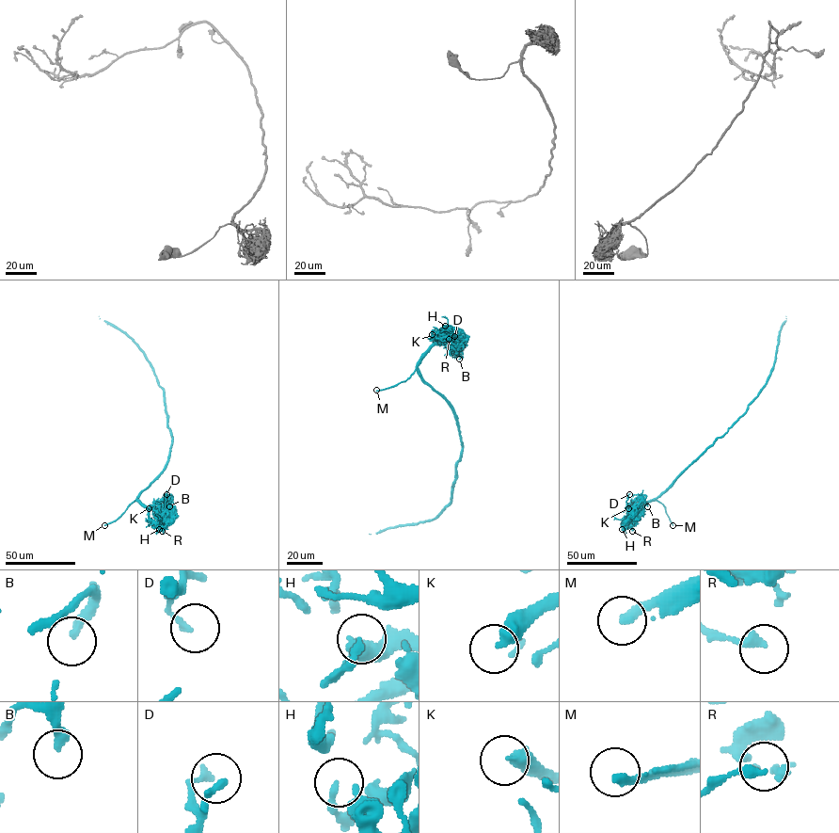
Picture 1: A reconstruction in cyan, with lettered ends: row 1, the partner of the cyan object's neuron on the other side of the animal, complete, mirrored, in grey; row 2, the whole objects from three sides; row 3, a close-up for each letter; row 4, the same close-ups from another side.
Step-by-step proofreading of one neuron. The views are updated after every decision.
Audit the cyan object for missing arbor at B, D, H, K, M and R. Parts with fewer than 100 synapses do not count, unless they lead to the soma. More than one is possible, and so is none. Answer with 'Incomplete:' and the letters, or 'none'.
Incomplete: M

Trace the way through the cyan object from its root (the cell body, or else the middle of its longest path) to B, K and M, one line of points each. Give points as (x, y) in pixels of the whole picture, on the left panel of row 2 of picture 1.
B: (171, 436), (168, 461), (137, 498), (148, 507), (163, 510), (169, 506)
K: (171, 436), (168, 461), (137, 498), (148, 507), (154, 504), (149, 508)
M: (171, 436), (170, 456), (163, 471), (119, 516), (104, 525)

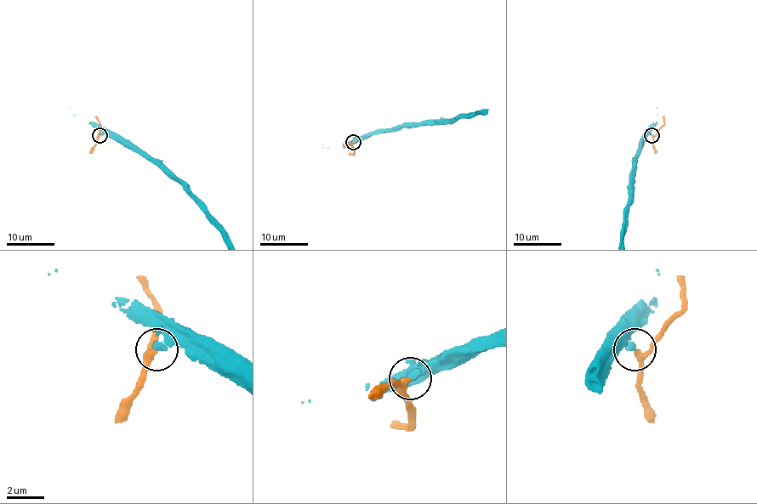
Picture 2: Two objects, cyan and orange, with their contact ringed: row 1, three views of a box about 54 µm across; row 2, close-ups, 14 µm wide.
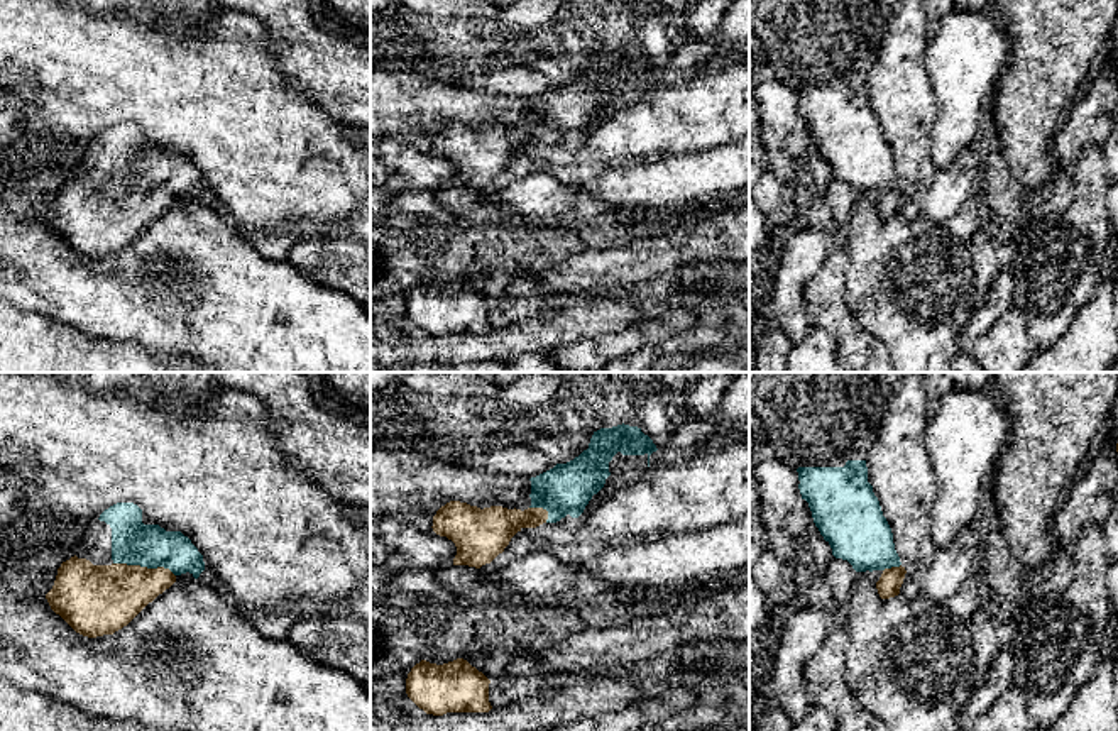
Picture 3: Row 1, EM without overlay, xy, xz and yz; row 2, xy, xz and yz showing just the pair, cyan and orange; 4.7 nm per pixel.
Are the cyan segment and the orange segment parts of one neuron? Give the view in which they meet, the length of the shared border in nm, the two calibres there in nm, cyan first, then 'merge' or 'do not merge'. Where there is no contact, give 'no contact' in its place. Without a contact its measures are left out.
meets cyan in xy; contact 300 nm long; 200 nm thick on the cyan side, 320 nm on the other; merge

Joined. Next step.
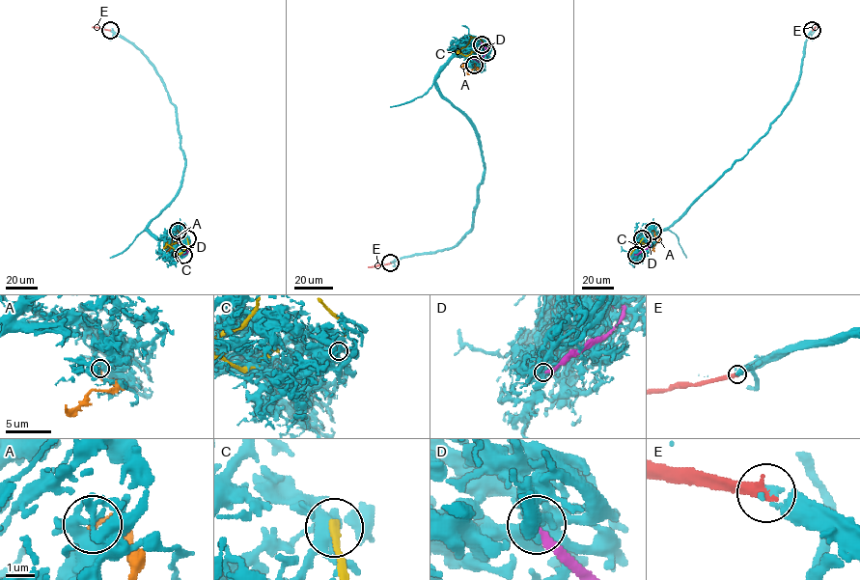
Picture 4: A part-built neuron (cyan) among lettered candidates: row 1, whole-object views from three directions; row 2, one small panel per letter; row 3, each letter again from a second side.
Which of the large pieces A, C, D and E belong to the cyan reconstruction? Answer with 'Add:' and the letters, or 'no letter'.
Add: no letter

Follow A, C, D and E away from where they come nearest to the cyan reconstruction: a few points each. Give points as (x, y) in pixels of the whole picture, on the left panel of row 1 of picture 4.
A: (178, 231), (180, 236), (172, 238), (171, 247), (166, 251)
C: (187, 238), (188, 245), (179, 253), (170, 246), (164, 247), (177, 242)
D: (183, 255), (187, 251), (181, 243), (175, 242)
E: (110, 30), (92, 27)

